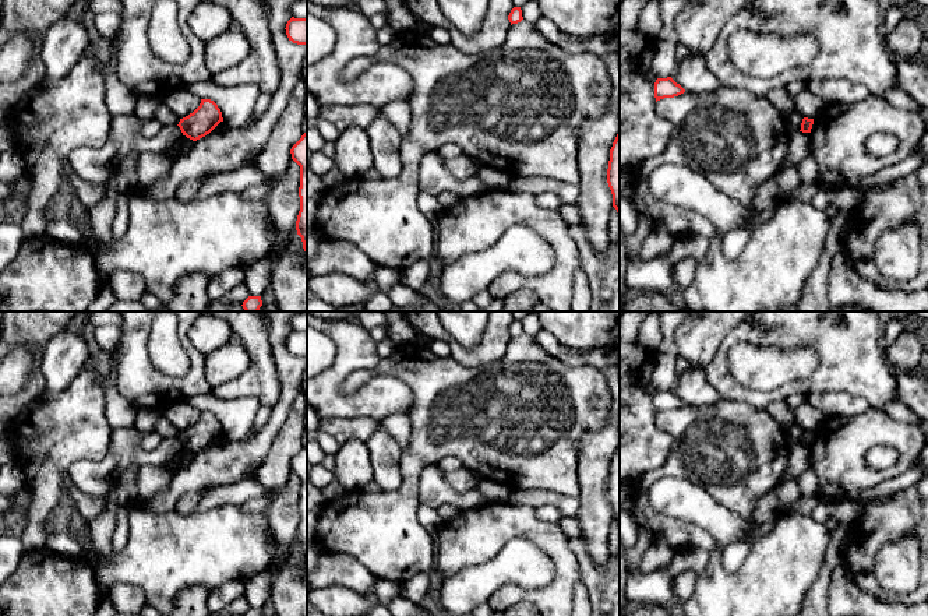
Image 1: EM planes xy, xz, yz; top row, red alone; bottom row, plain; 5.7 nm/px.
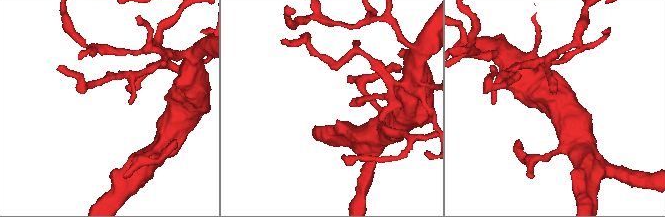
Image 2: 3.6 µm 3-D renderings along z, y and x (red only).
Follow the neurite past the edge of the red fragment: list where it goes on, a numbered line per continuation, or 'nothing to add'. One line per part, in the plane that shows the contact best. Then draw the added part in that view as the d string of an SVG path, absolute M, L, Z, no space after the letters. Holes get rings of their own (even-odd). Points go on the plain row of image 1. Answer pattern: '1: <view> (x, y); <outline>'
nothing to add

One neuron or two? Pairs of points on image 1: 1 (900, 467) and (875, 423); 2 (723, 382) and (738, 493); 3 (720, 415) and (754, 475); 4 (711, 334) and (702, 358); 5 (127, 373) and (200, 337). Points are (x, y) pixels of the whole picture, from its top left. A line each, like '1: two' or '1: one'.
1: one
2: two
3: one
4: one
5: two

